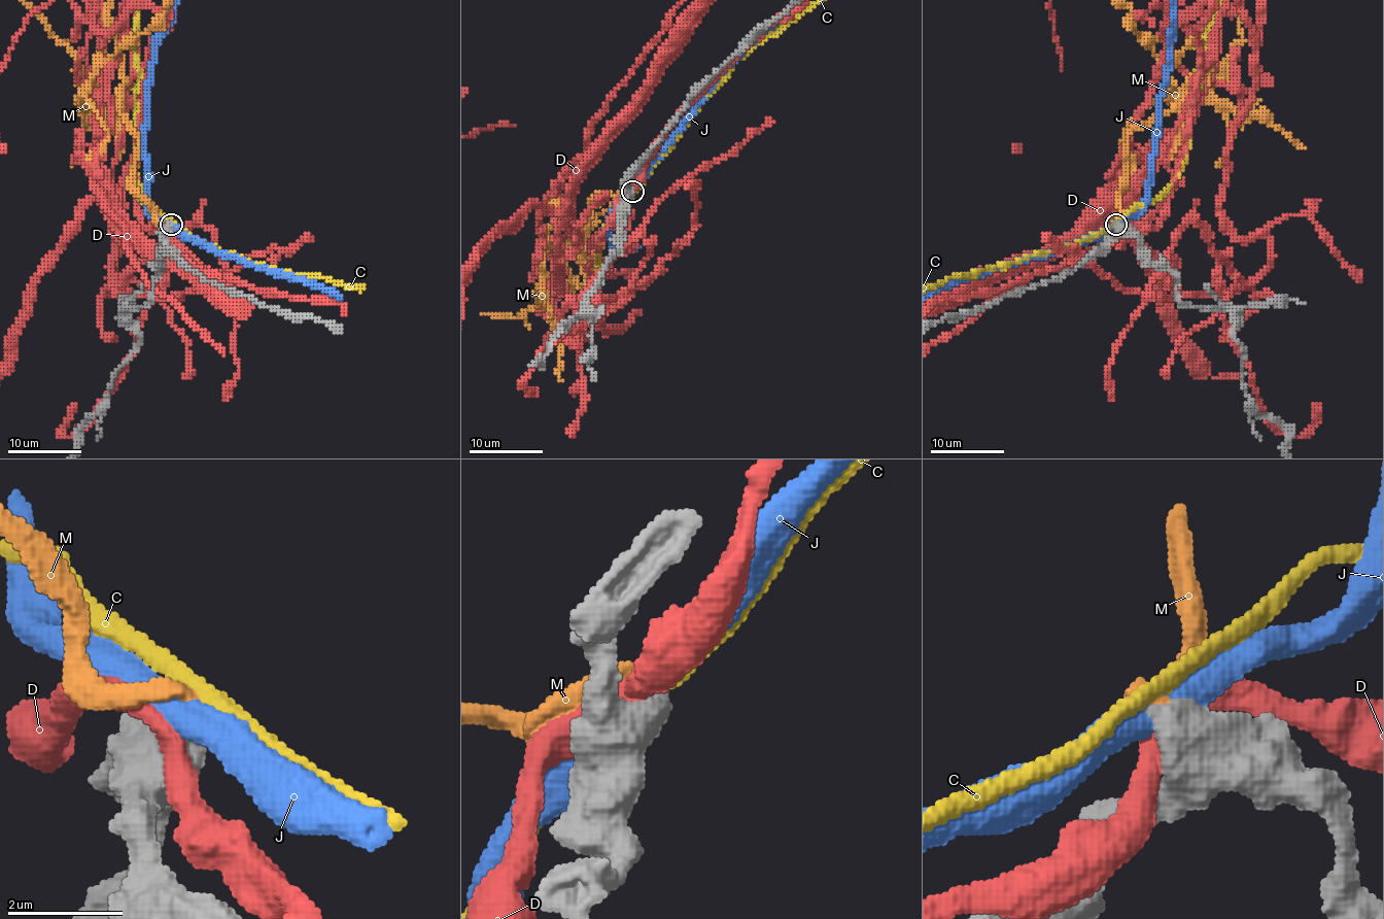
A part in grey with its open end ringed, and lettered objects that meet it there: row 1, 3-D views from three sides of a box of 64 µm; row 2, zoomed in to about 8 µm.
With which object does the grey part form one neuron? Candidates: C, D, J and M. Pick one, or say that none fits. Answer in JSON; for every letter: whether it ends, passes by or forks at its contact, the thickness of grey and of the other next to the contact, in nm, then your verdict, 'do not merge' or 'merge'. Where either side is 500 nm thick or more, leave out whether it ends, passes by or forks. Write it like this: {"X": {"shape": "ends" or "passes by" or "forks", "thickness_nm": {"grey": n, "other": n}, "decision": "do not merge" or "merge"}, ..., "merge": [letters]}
{"C": {"thickness_nm": {"grey": 550, "other": 280}, "decision": "do not merge"}, "D": {"thickness_nm": {"grey": 850, "other": 400}, "decision": "do not merge"}, "J": {"thickness_nm": {"grey": 700, "other": 480}, "decision": "do not merge"}, "M": {"thickness_nm": {"grey": 550, "other": 280}, "decision": "merge"}, "merge": ["M"]}

